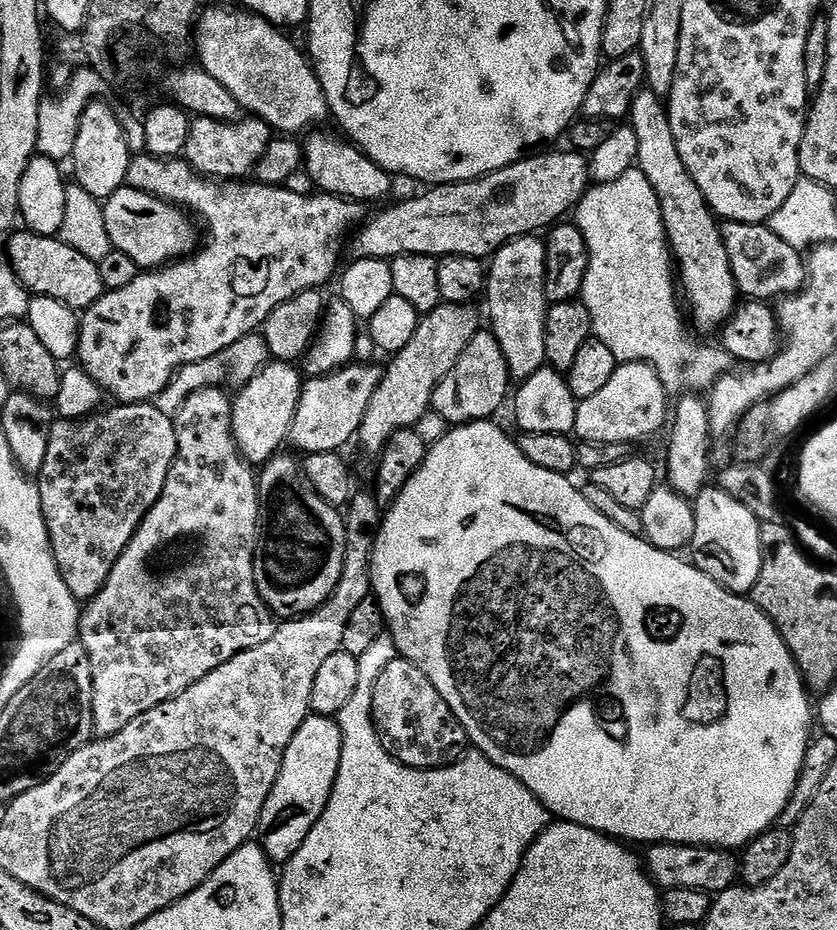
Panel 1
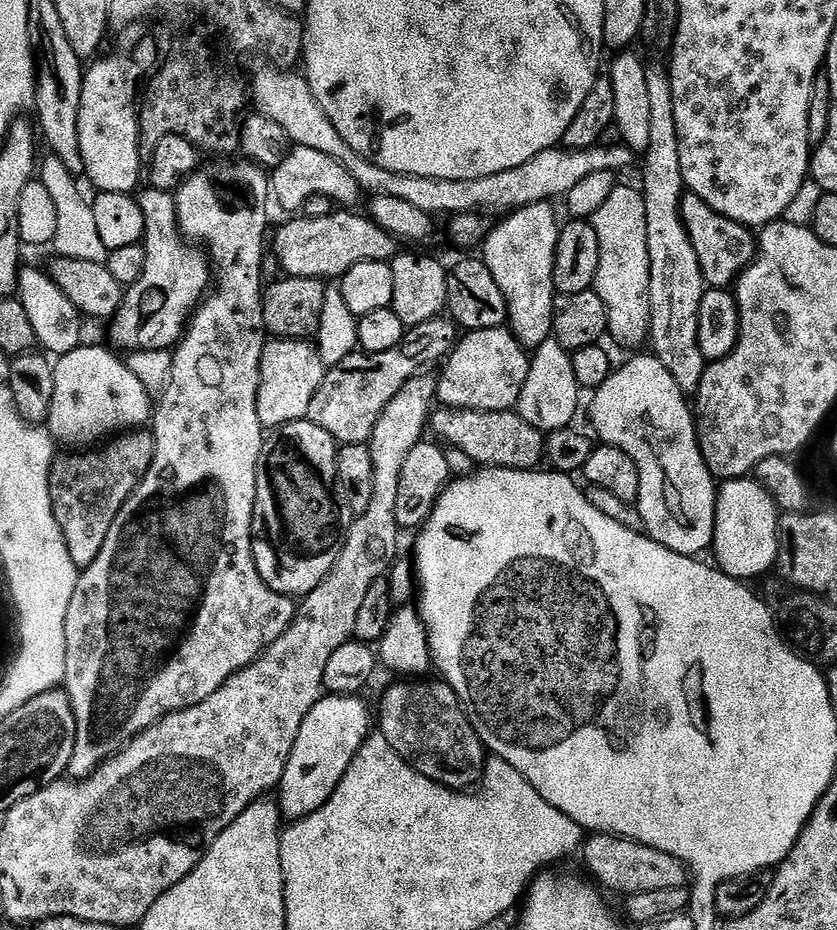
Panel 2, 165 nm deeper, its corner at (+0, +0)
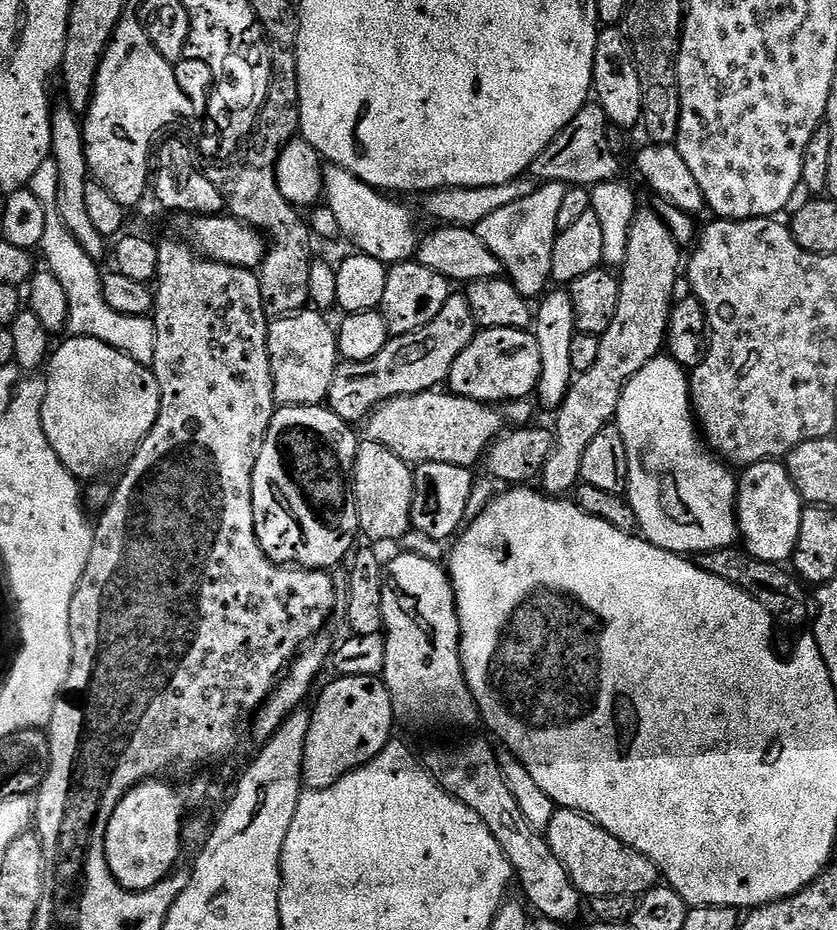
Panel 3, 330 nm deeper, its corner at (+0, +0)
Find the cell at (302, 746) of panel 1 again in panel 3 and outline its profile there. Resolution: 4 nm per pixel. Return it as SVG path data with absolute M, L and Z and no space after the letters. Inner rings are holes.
M336 676L319 689L316 709L311 709L310 730L306 734L303 783L309 789L334 786L348 772L363 768L393 739L394 717L388 687L379 676L354 678Z

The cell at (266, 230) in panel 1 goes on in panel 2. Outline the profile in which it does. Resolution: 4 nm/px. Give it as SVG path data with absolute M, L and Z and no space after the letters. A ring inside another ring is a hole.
M148 186L139 193L138 203L144 215L142 243L146 250L146 270L142 270L142 278L125 291L118 314L110 321L115 347L125 348L128 354L175 349L193 312L200 307L200 301L210 288L209 261L201 253L200 257L196 253L199 251L180 235L175 195Z

